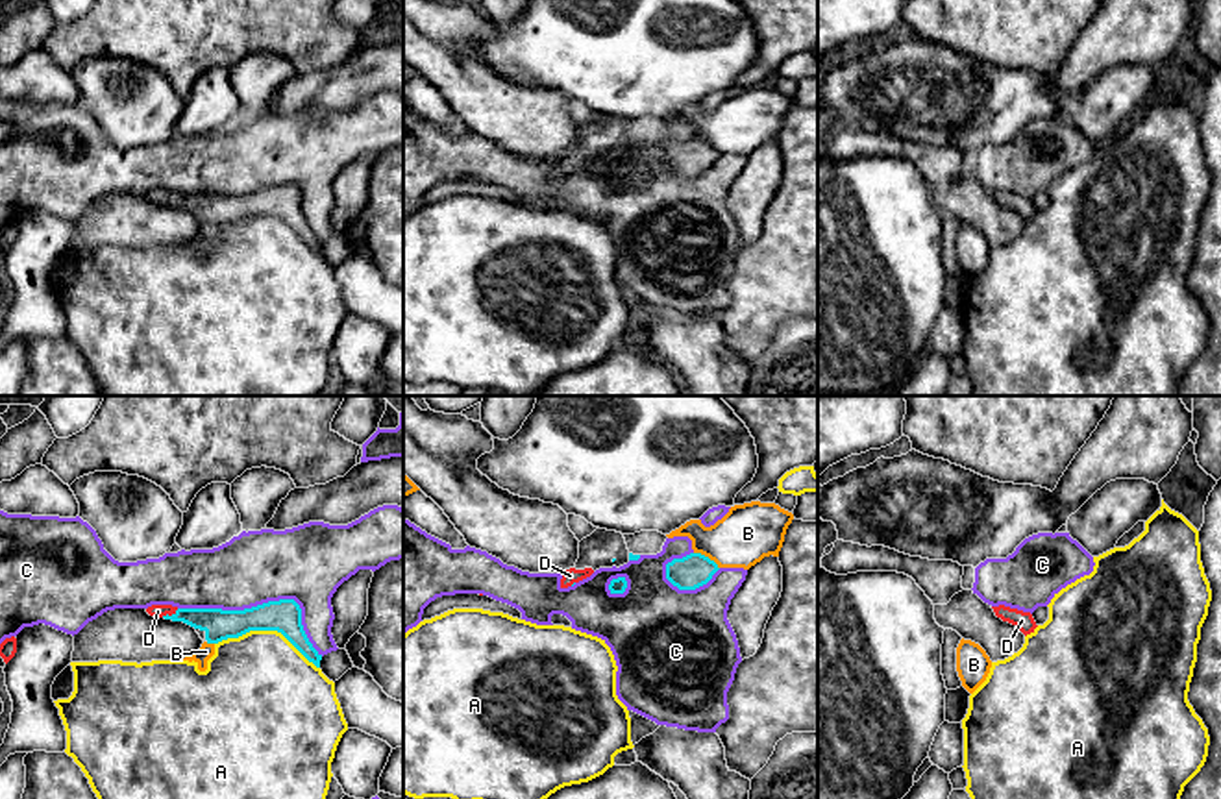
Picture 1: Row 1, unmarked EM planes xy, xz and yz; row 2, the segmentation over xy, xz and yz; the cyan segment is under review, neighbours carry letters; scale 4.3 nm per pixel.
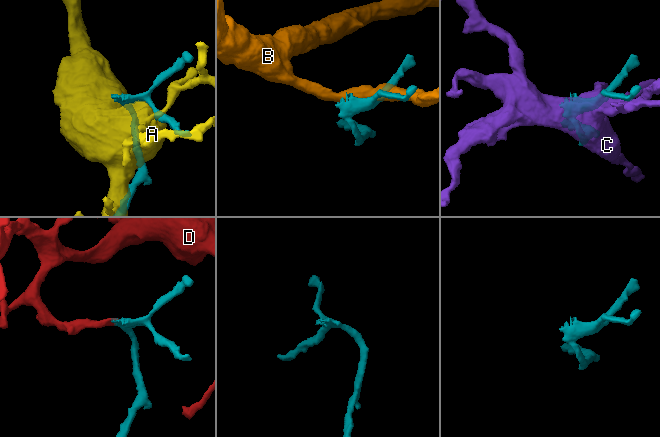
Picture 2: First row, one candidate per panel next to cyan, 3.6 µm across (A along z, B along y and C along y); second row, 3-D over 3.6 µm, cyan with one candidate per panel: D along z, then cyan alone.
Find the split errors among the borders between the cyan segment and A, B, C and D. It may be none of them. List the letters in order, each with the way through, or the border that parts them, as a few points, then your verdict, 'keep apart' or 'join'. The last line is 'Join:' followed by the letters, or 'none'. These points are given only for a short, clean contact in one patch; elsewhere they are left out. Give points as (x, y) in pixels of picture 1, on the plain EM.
A: keep apart
B: keep apart
C: keep apart
D: way xy (219, 209), (185, 200), (167, 200), (158, 196); join
Join: D

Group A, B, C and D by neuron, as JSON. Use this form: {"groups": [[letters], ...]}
{"groups": [["A"], ["B"], ["C"], ["D"]]}

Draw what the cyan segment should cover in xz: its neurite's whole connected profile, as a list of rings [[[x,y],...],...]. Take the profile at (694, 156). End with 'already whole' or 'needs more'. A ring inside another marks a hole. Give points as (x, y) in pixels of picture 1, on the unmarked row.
[[[690,139],[666,150],[666,165],[679,176],[696,176],[718,157],[718,150],[701,139]]] | already whole

